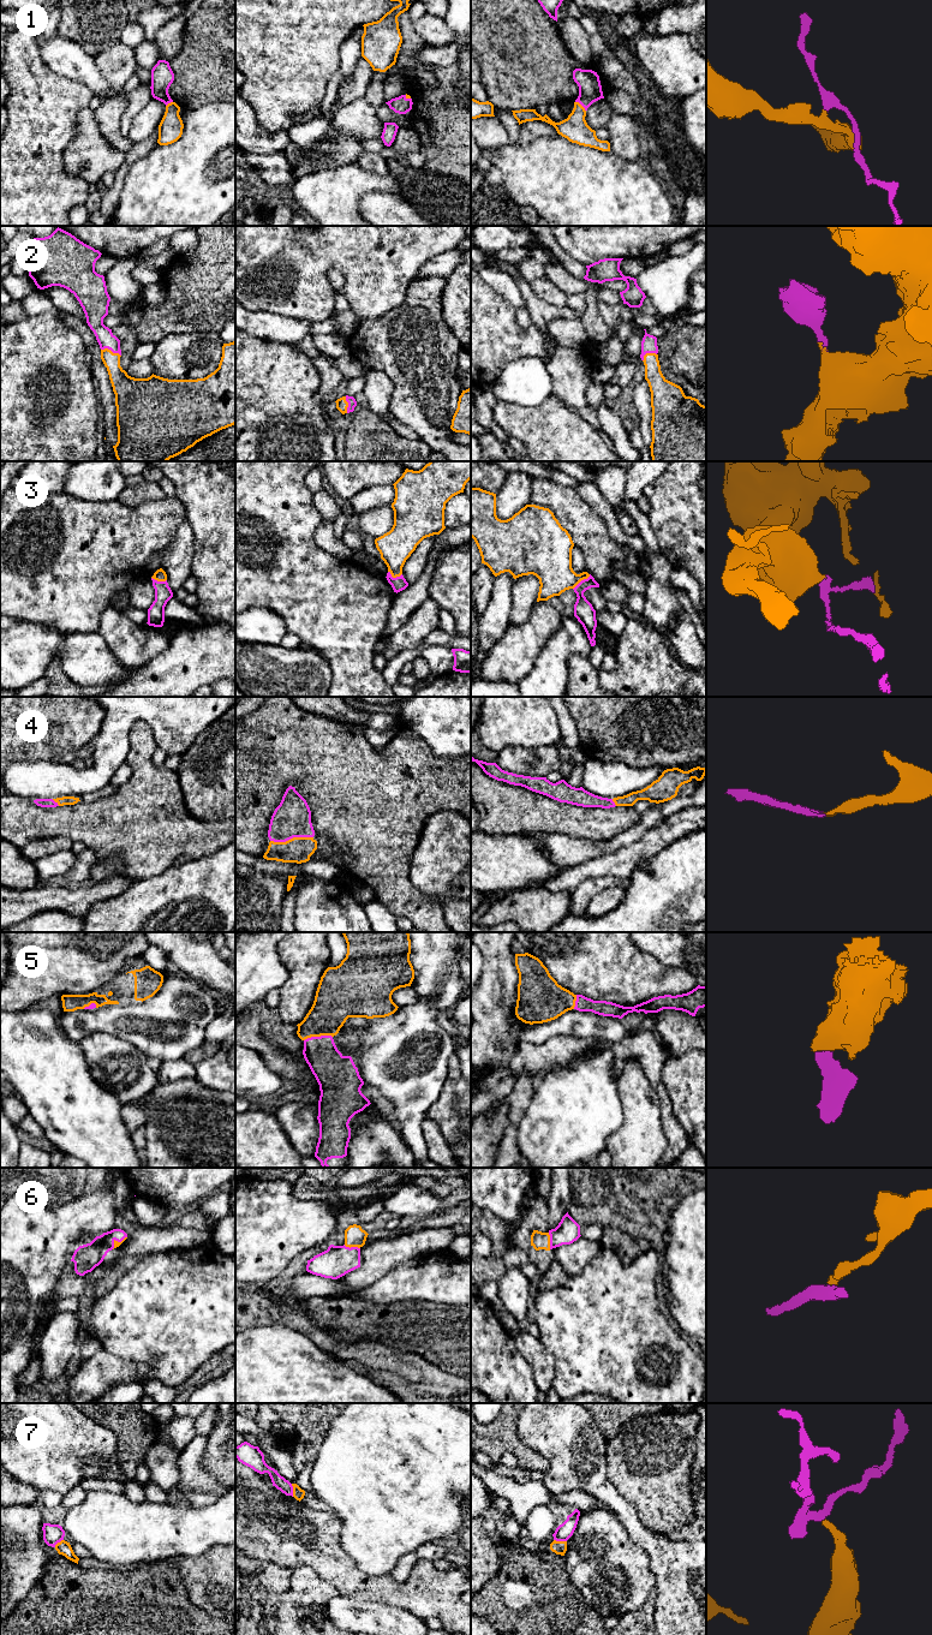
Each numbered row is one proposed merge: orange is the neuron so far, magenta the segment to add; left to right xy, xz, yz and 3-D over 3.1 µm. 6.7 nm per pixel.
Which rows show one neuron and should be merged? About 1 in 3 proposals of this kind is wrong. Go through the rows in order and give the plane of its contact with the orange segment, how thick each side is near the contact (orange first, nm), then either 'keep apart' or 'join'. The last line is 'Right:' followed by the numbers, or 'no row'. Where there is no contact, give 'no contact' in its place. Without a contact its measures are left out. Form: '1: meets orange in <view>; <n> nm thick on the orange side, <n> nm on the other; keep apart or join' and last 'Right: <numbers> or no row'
1: meets orange in yz; 170 nm thick on the orange side, 160 nm on the other; join
2: meets orange in xy; 160 nm thick on the orange side, 120 nm on the other; join
3: meets orange in yz; 280 nm thick on the orange side, 140 nm on the other; join
4: meets orange in xz; 180 nm thick on the orange side, 260 nm on the other; join
5: meets orange in xz; 280 nm thick on the orange side, 240 nm on the other; join
6: meets orange in yz; 120 nm thick on the orange side, 160 nm on the other; join
7: meets orange in xz; 80 nm thick on the orange side, 90 nm on the other; keep apart
Right: 1, 2, 3, 4, 5, 6

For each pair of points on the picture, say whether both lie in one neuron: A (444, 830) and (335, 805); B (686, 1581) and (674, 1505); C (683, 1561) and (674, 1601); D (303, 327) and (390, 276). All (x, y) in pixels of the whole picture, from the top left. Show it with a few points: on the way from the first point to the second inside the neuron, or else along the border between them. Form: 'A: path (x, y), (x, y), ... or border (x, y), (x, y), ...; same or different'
A: border (448, 810), (435, 811), (426, 818), (413, 852); different
B: border (641, 1523), (649, 1529), (667, 1537); different
C: path (683, 1570), (683, 1592); same
D: border (281, 315), (304, 318), (310, 323); different

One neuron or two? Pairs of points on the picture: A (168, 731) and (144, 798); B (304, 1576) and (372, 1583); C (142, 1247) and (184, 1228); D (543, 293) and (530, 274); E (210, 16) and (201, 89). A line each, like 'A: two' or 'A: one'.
A: two
B: two
C: one
D: two
E: one

